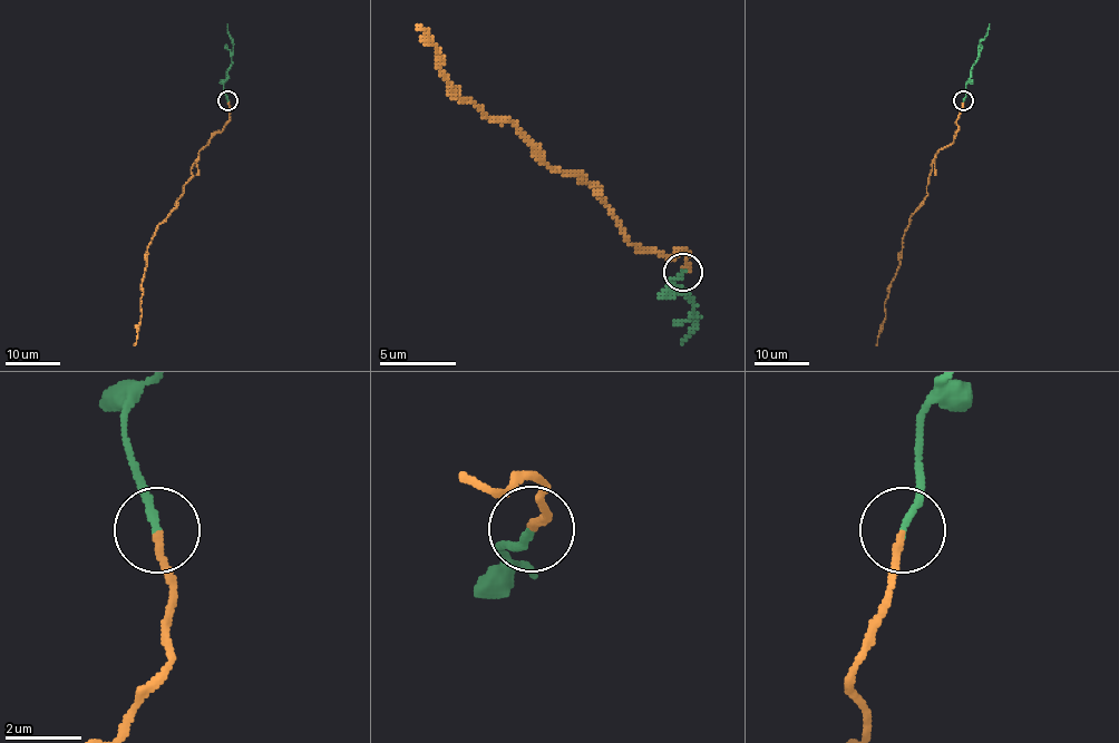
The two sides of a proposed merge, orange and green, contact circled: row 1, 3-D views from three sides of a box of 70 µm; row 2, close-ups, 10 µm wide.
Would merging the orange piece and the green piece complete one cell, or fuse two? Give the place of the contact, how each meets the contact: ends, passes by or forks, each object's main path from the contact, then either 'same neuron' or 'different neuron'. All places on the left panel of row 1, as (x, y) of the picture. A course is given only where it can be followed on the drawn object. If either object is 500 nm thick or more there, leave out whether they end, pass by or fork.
place (227, 100); orange ends; green ends; course orange (227, 100), (229, 121), (198, 152), (177, 206), (161, 223), (147, 248), (142, 316), (134, 345); course green (227, 100), (223, 82), (232, 65), (233, 46), (227, 23); same neuron

